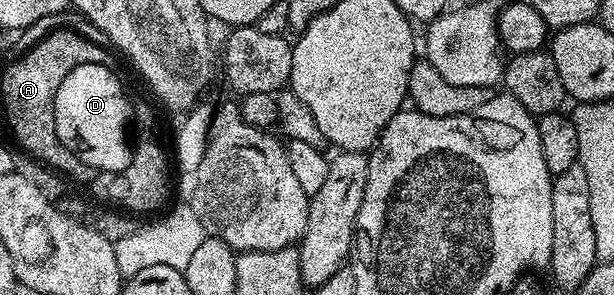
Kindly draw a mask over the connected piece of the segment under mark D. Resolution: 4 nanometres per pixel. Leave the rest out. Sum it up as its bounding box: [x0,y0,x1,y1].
[55,63,133,173]

